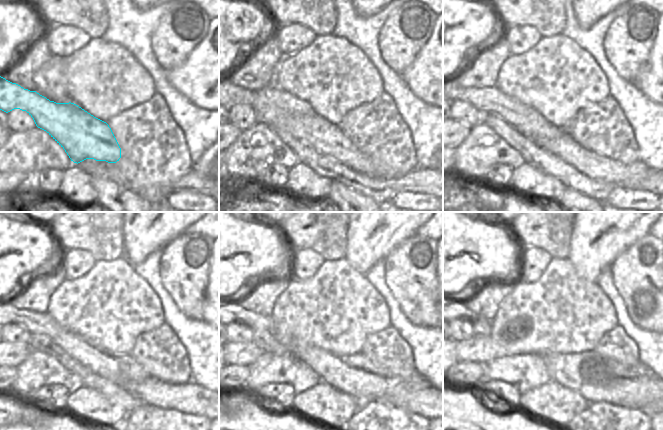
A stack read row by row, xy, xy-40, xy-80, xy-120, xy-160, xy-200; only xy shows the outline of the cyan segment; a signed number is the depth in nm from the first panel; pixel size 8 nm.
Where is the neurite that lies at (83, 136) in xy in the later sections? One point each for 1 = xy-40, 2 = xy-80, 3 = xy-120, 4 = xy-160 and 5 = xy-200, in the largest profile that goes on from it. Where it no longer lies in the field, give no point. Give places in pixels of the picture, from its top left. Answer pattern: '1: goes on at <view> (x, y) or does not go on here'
1: goes on at xy-40 (327, 138)
2: goes on at xy-80 (595, 166)
3: goes on at xy-120 (192, 399)
4: goes on at xy-160 (422, 402)
5: goes on at xy-200 (646, 409)

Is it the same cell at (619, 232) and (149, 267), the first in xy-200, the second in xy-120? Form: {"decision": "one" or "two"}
{"decision": "two"}

